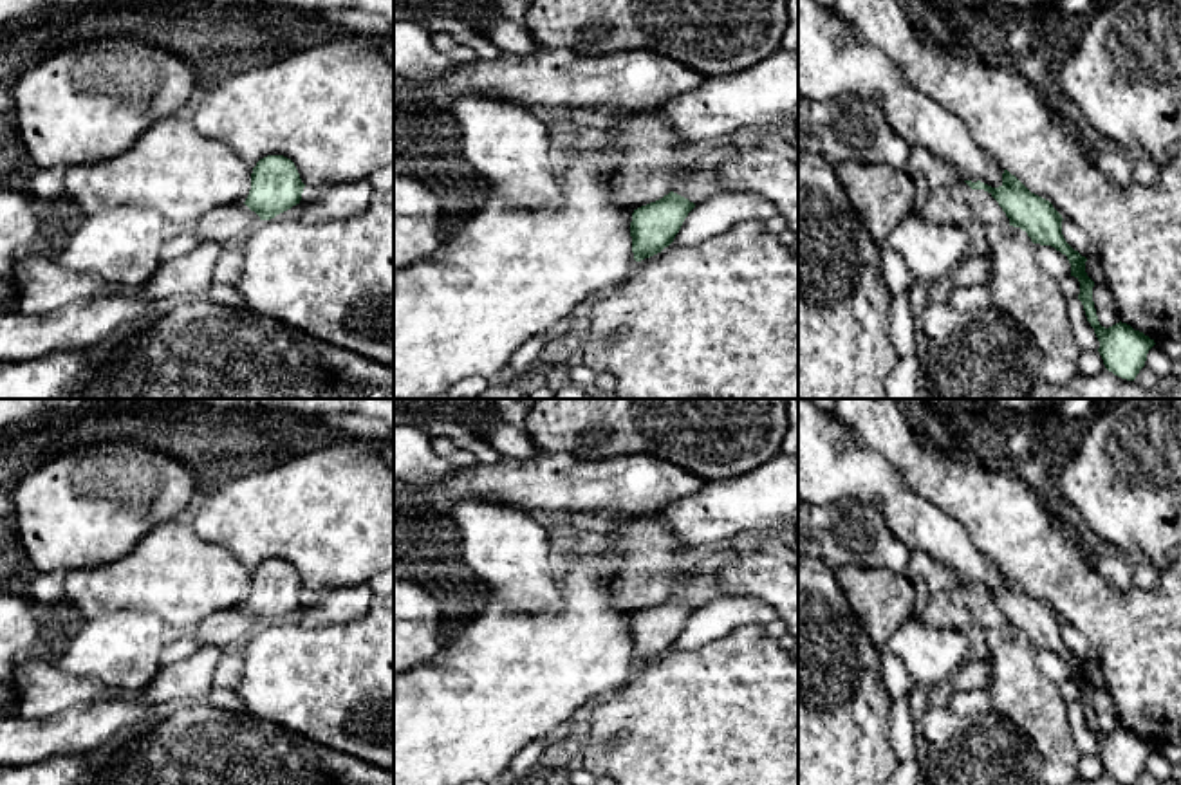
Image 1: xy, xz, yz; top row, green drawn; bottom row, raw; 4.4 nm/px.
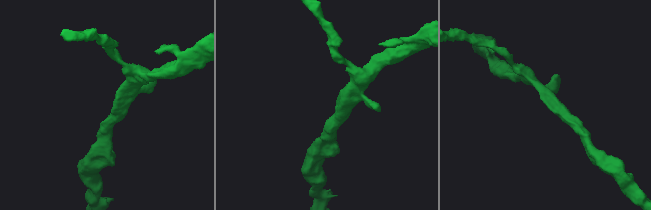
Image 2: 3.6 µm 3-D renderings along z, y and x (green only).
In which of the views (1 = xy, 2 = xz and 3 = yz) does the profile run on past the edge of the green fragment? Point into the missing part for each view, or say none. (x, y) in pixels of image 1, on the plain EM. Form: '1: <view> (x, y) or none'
1: none
2: none
3: none

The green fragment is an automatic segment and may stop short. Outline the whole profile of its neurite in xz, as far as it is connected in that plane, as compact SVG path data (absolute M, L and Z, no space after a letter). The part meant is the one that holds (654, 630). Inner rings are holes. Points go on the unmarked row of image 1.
M670 596L663 603L634 614L630 626L634 664L641 666L668 651L693 612L693 606Z

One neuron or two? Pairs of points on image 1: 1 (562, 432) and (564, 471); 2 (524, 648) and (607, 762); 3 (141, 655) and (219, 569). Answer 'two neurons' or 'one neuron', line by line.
1: two neurons
2: two neurons
3: two neurons

